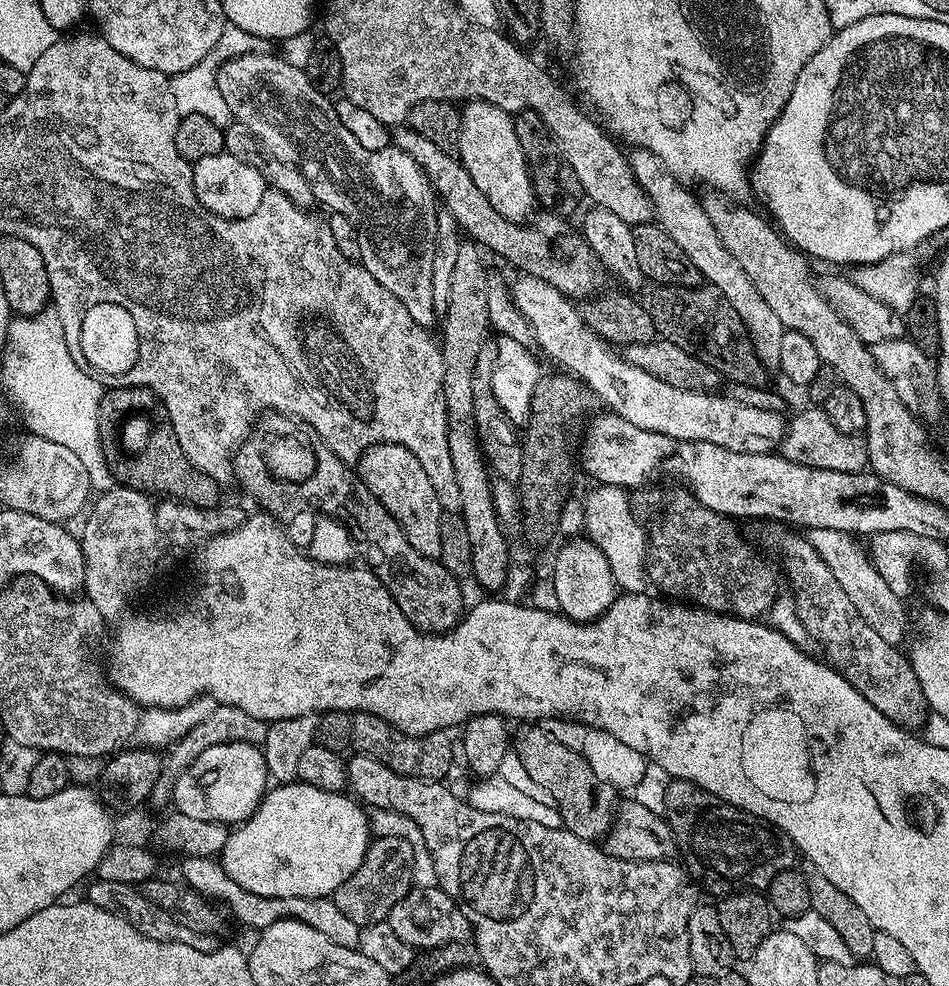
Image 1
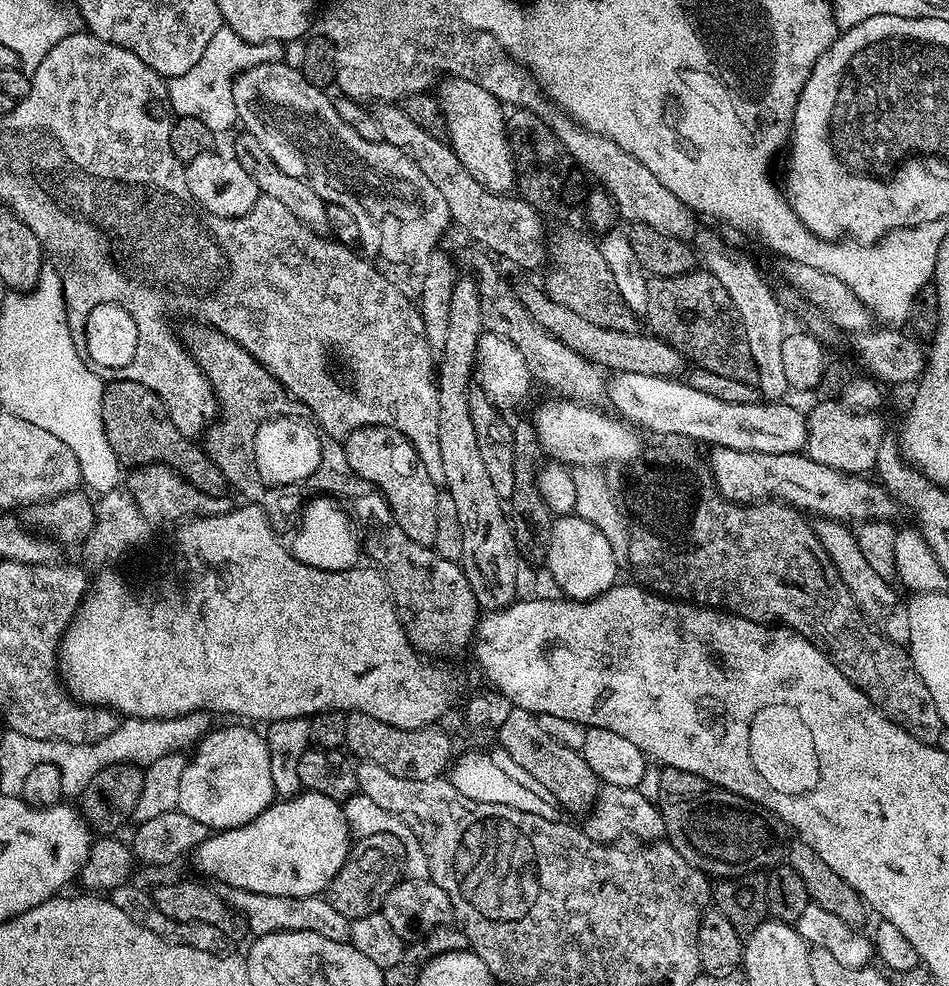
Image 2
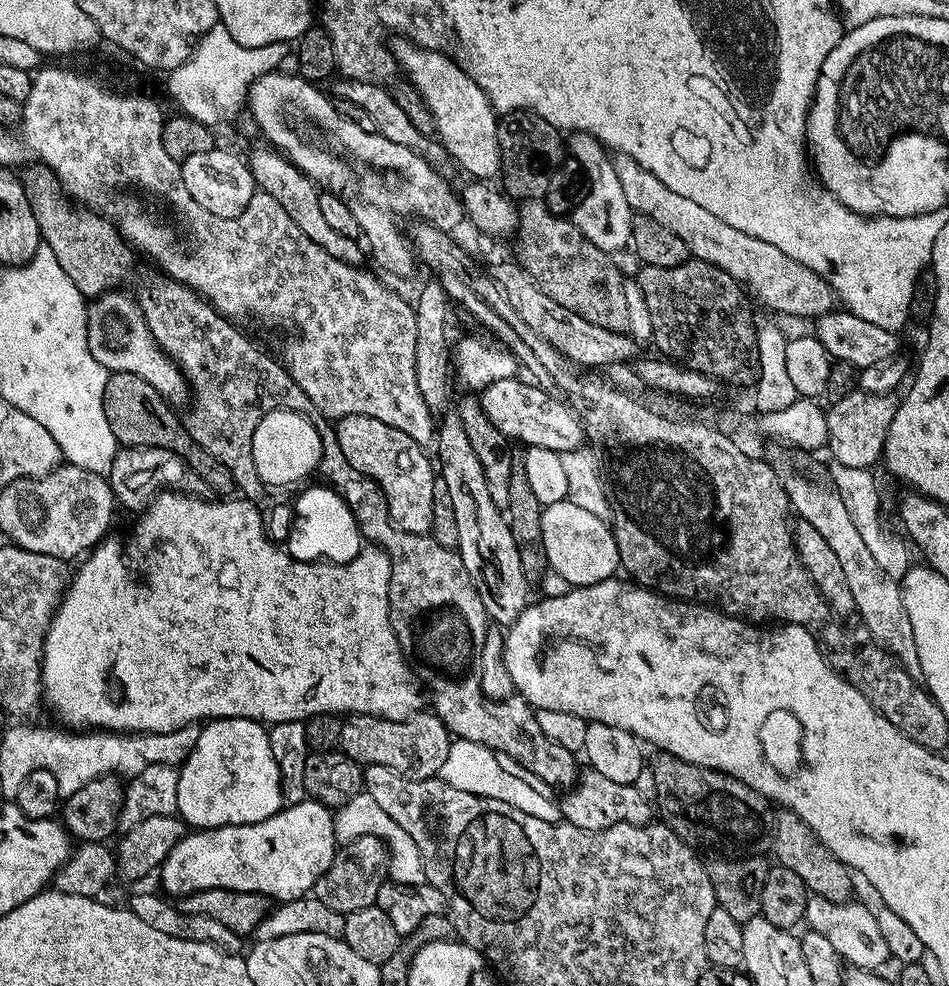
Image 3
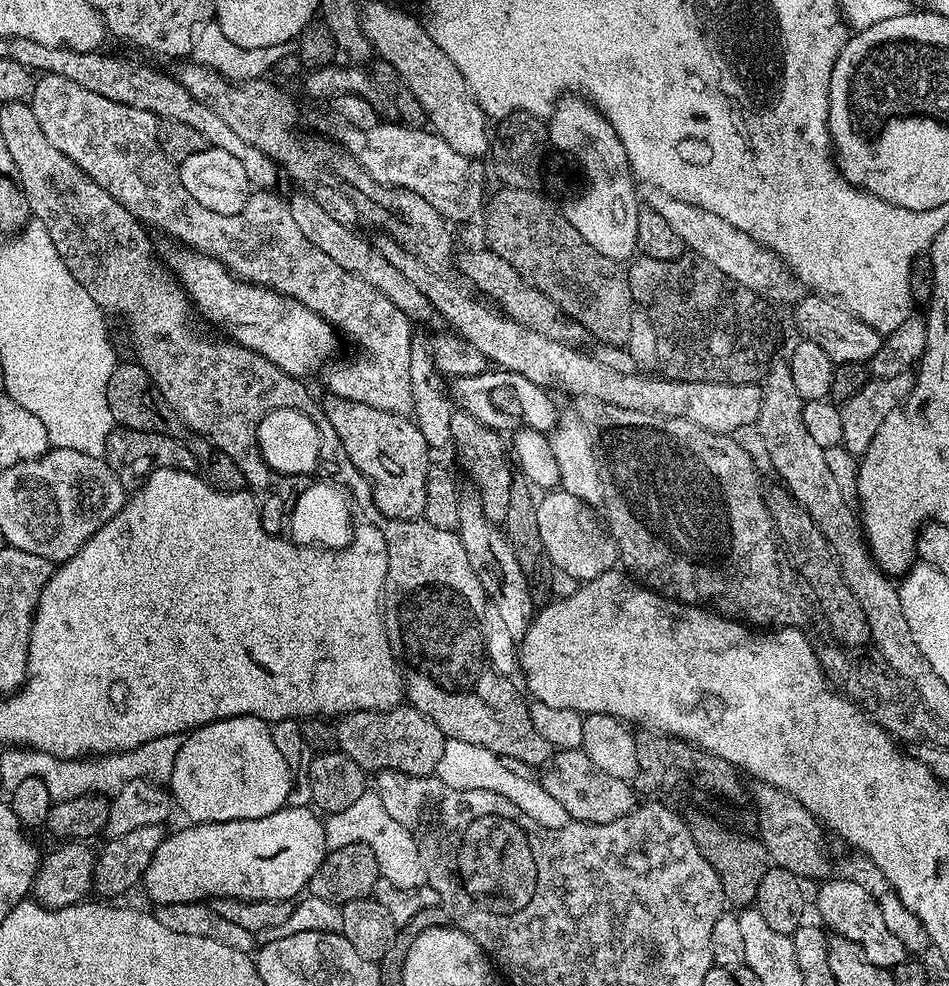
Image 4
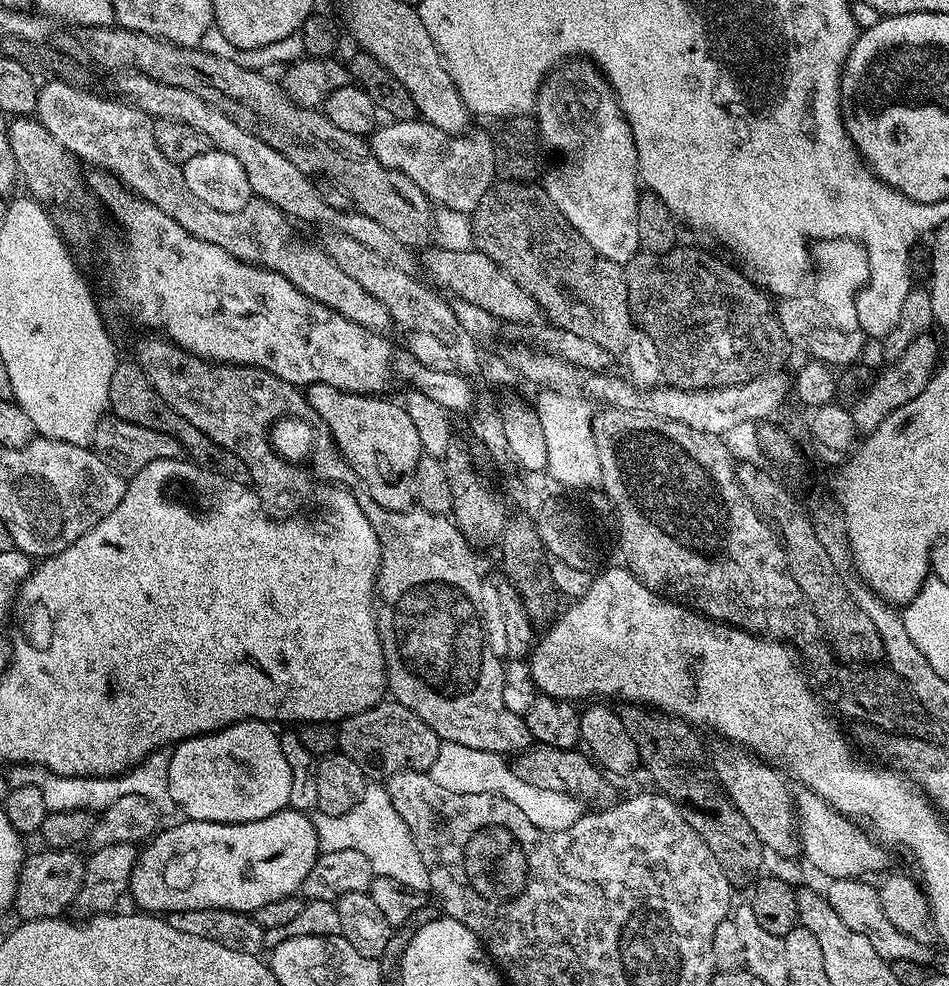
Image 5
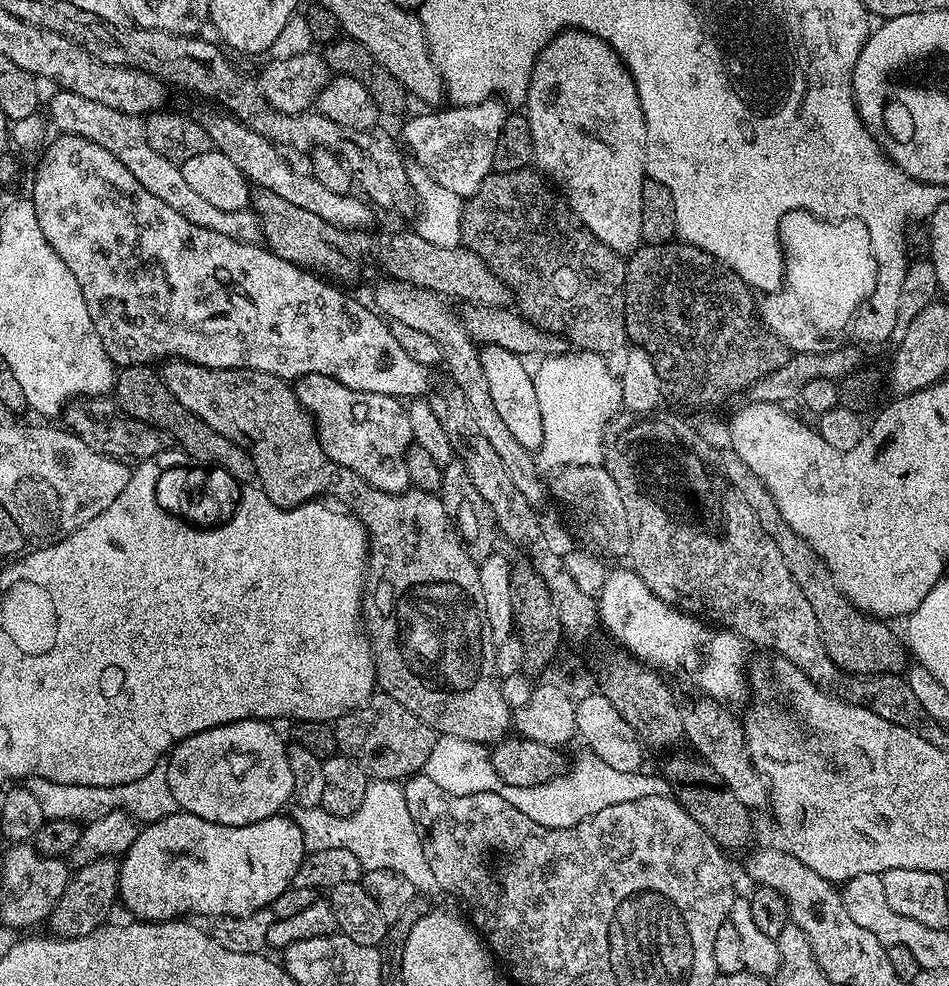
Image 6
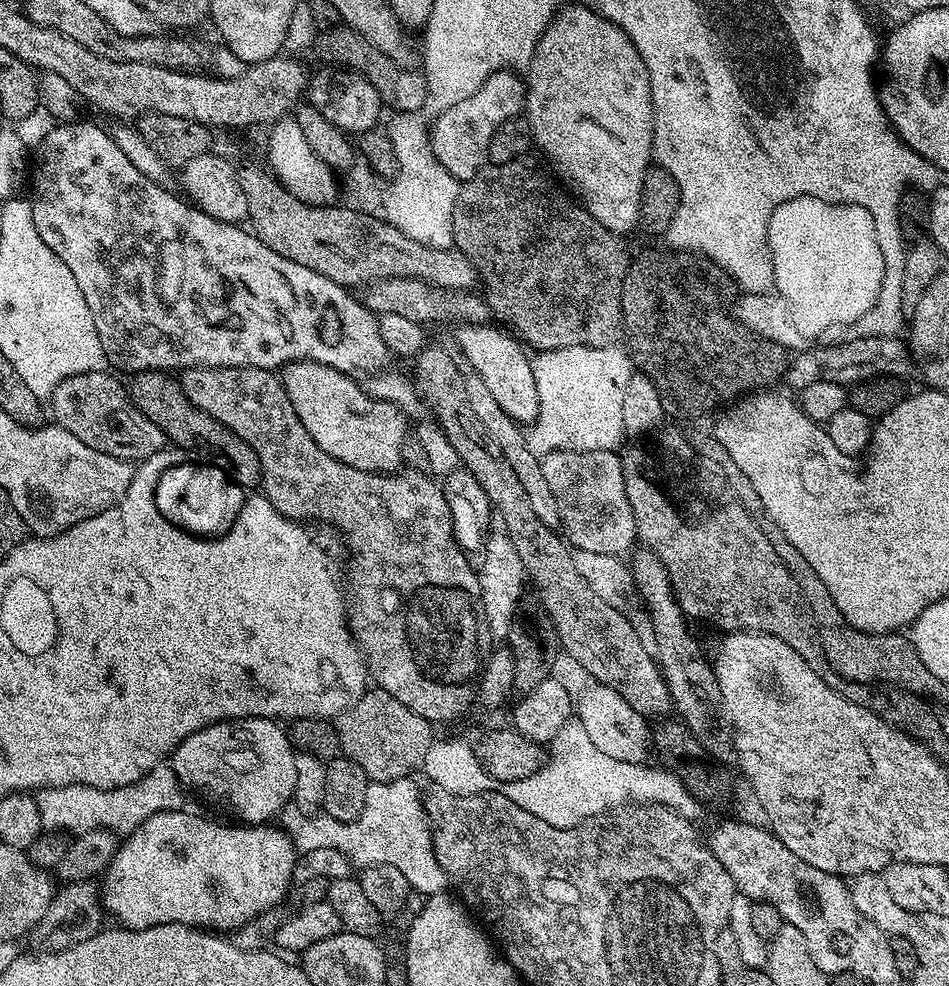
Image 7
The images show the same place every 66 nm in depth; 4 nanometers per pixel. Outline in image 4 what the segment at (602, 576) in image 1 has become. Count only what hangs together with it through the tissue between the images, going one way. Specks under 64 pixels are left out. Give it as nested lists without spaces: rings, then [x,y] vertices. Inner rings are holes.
[[[548,490],[539,497],[536,505],[538,510],[538,534],[542,534],[542,546],[546,546],[546,554],[553,569],[564,570],[579,582],[593,580],[602,574],[613,571],[618,564],[618,553],[612,533],[596,516],[591,507],[582,503],[574,494],[566,494],[563,490]]]

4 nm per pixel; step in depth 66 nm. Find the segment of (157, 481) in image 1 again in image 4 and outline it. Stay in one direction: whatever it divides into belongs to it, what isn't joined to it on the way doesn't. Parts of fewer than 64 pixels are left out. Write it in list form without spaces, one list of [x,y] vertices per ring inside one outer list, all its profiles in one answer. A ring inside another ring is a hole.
[[[137,362],[117,363],[114,374],[110,374],[110,382],[106,386],[106,402],[110,406],[113,421],[120,428],[168,434],[176,440],[183,440],[190,454],[194,454],[196,468],[213,488],[222,492],[241,491],[245,487],[245,481],[242,470],[234,464],[234,460],[222,450],[215,448],[205,436],[200,436],[180,423],[180,416],[168,405],[163,396],[153,391],[153,388],[153,382],[141,364]]]

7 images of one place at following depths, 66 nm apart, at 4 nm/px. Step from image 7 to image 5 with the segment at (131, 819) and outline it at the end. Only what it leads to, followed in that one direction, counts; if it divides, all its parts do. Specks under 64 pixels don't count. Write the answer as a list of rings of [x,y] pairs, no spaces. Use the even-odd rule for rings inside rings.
[[[161,750],[151,752],[145,760],[128,769],[126,774],[114,776],[64,776],[50,771],[48,768],[34,764],[15,764],[7,769],[6,779],[11,789],[20,785],[34,785],[42,792],[49,812],[58,810],[86,810],[99,814],[106,810],[118,798],[126,798],[126,794],[138,794],[152,801],[157,806],[167,805],[168,775],[170,774],[170,755]]]

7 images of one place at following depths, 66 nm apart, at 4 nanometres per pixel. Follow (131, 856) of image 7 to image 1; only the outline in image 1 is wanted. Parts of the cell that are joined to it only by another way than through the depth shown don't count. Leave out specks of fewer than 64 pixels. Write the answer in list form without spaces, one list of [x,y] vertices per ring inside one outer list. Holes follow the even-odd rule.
[[[301,782],[269,787],[260,805],[256,808],[255,814],[229,831],[228,841],[221,849],[218,859],[226,870],[226,874],[230,874],[230,878],[234,878],[234,882],[238,882],[238,886],[242,886],[242,890],[250,890],[250,894],[262,894],[266,898],[331,897],[338,890],[338,886],[342,886],[342,882],[346,882],[346,878],[350,878],[350,874],[354,874],[354,870],[358,870],[358,866],[362,864],[362,858],[368,849],[370,843],[370,816],[367,811],[363,812],[363,810],[365,811],[351,795],[345,794],[343,791],[331,792],[330,790],[316,789],[312,785]]]

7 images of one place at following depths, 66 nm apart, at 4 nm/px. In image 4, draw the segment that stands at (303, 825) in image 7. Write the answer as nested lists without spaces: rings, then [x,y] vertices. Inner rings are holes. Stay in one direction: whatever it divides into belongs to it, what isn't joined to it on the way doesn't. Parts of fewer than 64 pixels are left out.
[[[367,790],[356,802],[346,810],[330,813],[323,817],[324,833],[329,849],[365,844],[374,850],[374,858],[378,858],[378,870],[381,877],[399,888],[417,888],[425,884],[422,858],[418,854],[418,846],[414,838],[395,818],[390,818],[386,806],[382,806],[382,798],[375,791]]]

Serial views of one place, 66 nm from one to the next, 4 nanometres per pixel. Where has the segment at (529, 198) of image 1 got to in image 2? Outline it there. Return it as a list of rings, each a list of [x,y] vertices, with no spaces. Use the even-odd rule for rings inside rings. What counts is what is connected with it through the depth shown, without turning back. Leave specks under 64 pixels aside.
[[[453,76],[441,79],[439,84],[438,99],[444,115],[446,140],[454,154],[458,154],[458,162],[462,162],[462,166],[466,166],[466,170],[470,170],[470,174],[474,174],[476,181],[488,192],[511,193],[516,182],[516,167],[504,129],[505,105],[494,98],[490,90],[482,90],[476,82]]]

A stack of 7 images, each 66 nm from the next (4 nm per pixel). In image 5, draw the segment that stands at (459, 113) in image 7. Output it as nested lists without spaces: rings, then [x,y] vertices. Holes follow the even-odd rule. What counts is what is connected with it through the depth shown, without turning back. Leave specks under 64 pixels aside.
[[[392,120],[388,125],[377,127],[370,137],[372,153],[387,168],[406,174],[424,191],[429,200],[456,212],[471,214],[478,206],[482,194],[497,179],[494,166],[493,137],[476,132],[472,140],[468,134],[443,132],[425,120]]]

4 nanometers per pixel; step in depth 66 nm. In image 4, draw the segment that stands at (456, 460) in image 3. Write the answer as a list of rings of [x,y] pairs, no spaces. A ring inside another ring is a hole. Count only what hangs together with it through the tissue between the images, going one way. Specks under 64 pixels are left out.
[[[468,490],[460,498],[460,526],[458,535],[462,546],[466,546],[466,554],[470,558],[470,566],[474,566],[474,574],[478,574],[478,582],[482,582],[482,590],[487,603],[496,611],[495,619],[519,642],[528,633],[528,625],[532,622],[532,592],[530,581],[518,566],[518,558],[514,558],[514,550],[504,535],[501,525],[490,522],[486,518],[486,510],[482,510],[480,495],[475,490]]]

